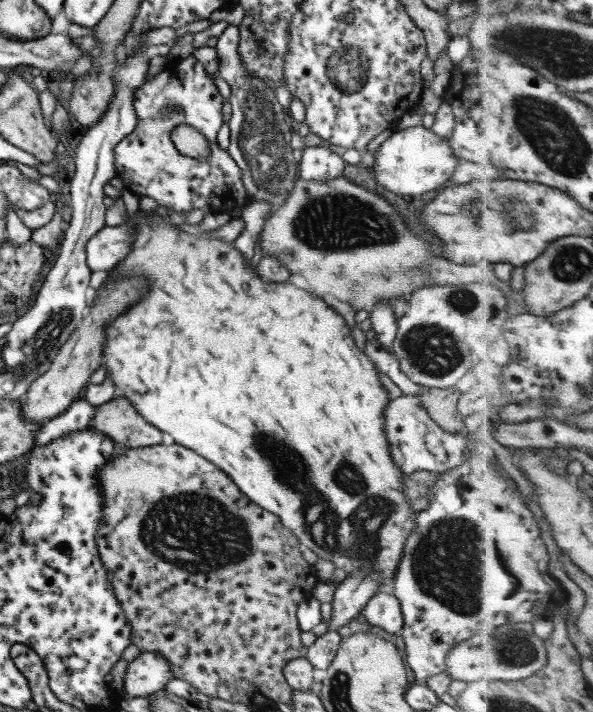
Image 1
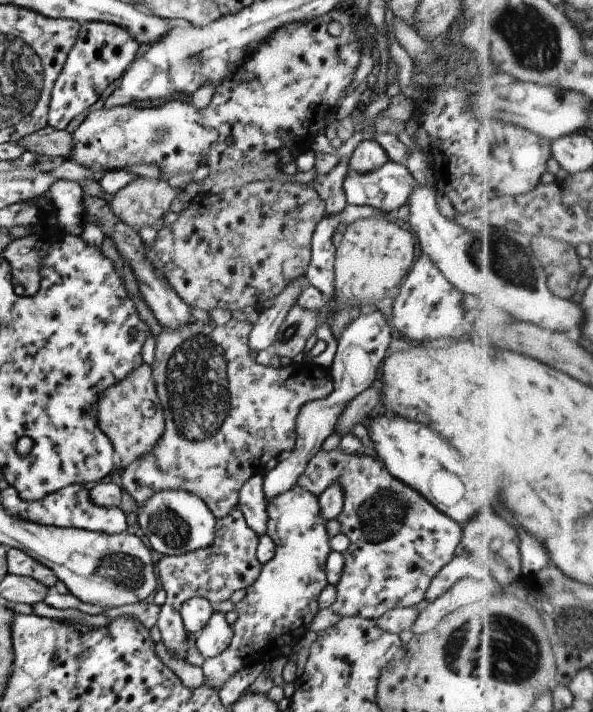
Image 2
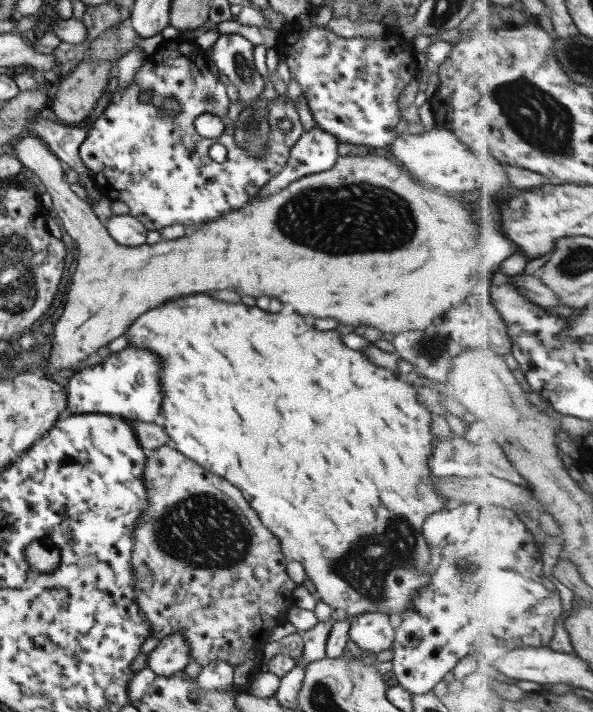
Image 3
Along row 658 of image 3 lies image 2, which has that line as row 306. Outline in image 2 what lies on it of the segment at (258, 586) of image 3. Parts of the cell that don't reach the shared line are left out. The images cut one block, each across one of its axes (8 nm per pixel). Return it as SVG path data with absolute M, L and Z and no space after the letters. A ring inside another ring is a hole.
M264 180L251 181L241 187L232 187L230 189L223 189L219 194L210 195L197 194L195 199L189 201L187 208L182 210L177 220L171 224L159 224L157 227L155 242L151 248L144 245L146 250L146 257L152 262L152 265L161 271L161 274L168 280L169 286L176 290L179 298L188 304L191 308L201 309L204 311L211 310L211 308L224 308L230 310L241 310L245 306L253 306L256 309L261 309L261 303L265 300L271 300L277 293L283 290L285 284L299 275L304 274L304 270L310 261L310 238L319 219L324 215L324 203L319 198L310 184L297 184L293 182L279 183L279 180Z

